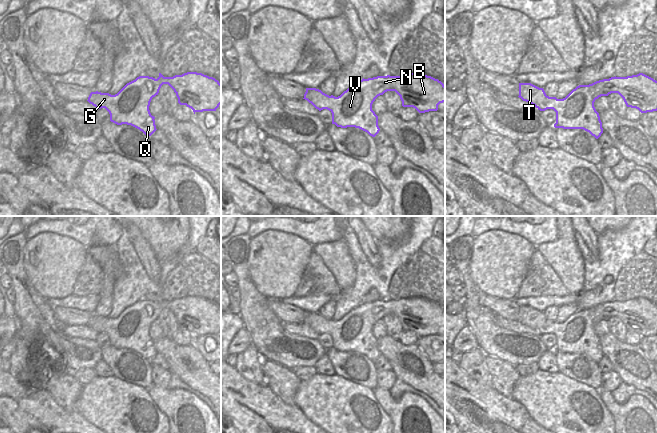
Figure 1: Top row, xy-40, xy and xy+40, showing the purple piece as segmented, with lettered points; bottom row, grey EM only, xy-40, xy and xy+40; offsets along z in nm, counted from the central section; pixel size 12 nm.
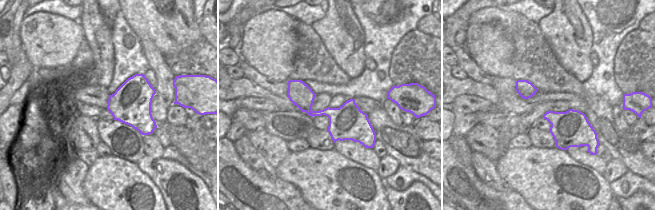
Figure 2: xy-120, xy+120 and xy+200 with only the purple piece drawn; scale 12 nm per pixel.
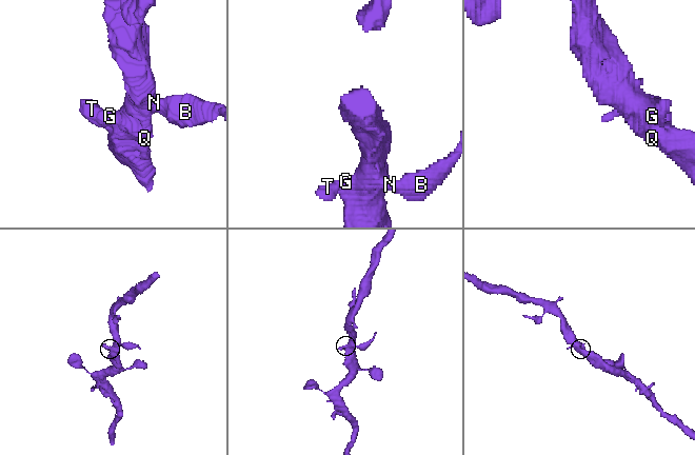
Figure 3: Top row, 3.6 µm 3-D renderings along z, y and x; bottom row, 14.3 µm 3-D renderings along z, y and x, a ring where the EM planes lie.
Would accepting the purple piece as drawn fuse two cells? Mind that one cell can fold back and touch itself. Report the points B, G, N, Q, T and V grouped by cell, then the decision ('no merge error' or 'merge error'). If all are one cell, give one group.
B G N Q T V | no merge error

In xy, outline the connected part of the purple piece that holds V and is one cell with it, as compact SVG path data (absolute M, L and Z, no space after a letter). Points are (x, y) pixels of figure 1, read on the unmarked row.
M423 297L363 302L338 321L329 320L316 312L306 312L303 323L319 335L329 334L332 348L337 351L359 352L375 361L380 352L372 328L387 315L395 315L403 331L413 331L419 337L437 335L438 329L445 326L445 309Z

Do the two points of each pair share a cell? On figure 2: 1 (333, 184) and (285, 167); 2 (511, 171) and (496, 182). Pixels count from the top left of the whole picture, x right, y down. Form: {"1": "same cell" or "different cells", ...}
{"1": "same cell", "2": "different cells"}

